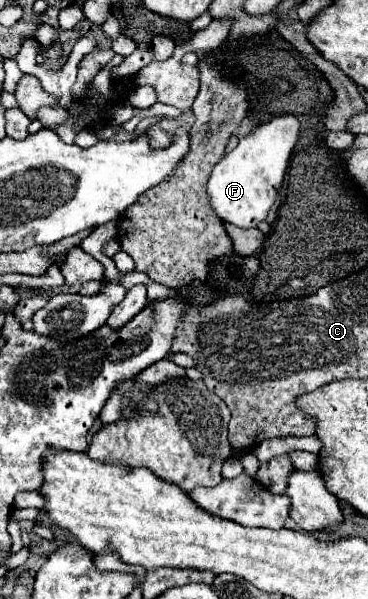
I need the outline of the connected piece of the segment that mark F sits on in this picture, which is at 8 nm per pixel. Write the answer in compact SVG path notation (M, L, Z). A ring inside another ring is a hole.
M275 115L271 121L257 125L249 135L239 139L239 145L227 153L211 171L207 193L213 211L221 221L237 227L257 227L277 199L277 191L285 179L291 153L299 141L301 123L295 115Z

